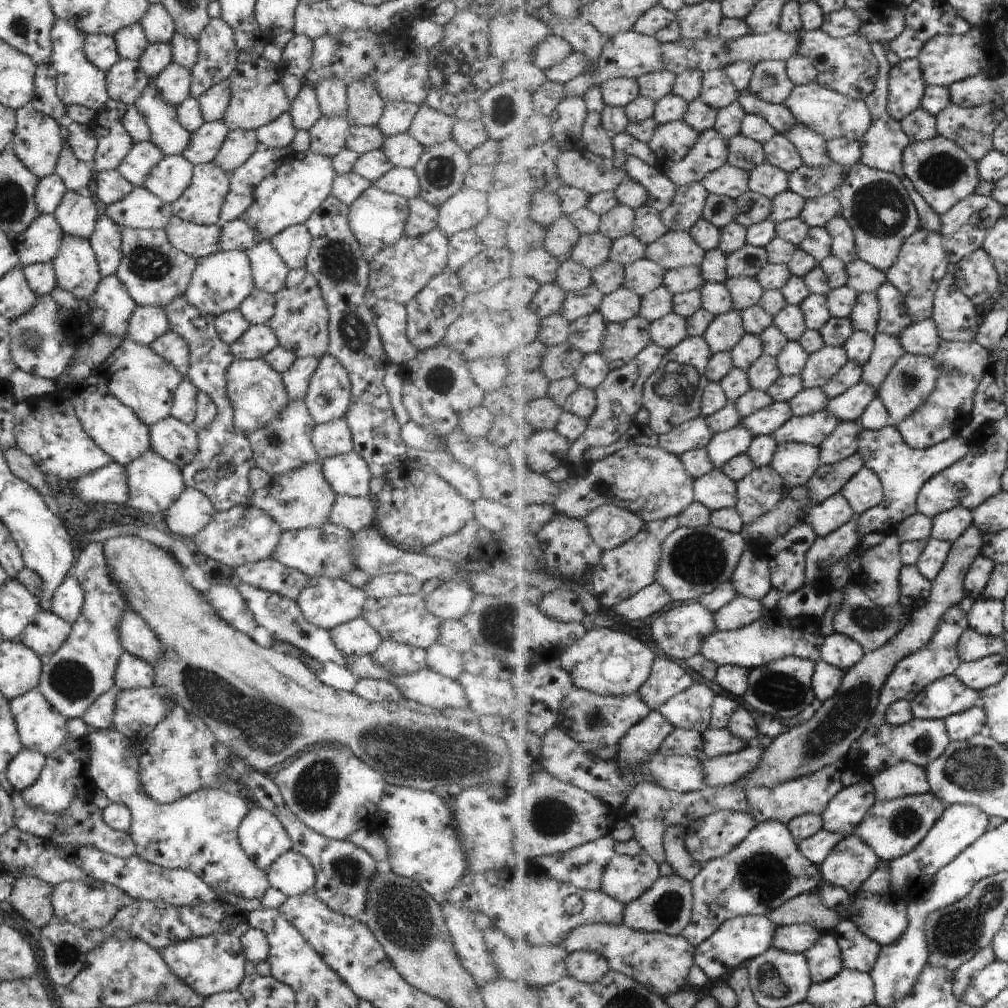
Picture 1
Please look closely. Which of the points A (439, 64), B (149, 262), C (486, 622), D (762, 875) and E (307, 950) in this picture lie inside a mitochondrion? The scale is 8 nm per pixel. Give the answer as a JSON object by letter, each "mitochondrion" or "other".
{"A":"other","B":"mitochondrion","C":"mitochondrion","D":"mitochondrion","E":"other"}

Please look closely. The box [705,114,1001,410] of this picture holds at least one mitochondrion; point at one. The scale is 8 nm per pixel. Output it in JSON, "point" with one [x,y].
{"point":[878,207]}

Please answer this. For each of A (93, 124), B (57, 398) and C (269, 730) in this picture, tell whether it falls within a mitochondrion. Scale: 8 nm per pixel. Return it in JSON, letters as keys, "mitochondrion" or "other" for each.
{"A":"other","B":"other","C":"mitochondrion"}

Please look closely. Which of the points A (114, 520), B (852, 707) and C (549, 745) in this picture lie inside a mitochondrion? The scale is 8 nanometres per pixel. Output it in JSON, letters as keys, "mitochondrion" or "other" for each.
{"A":"other","B":"mitochondrion","C":"other"}

